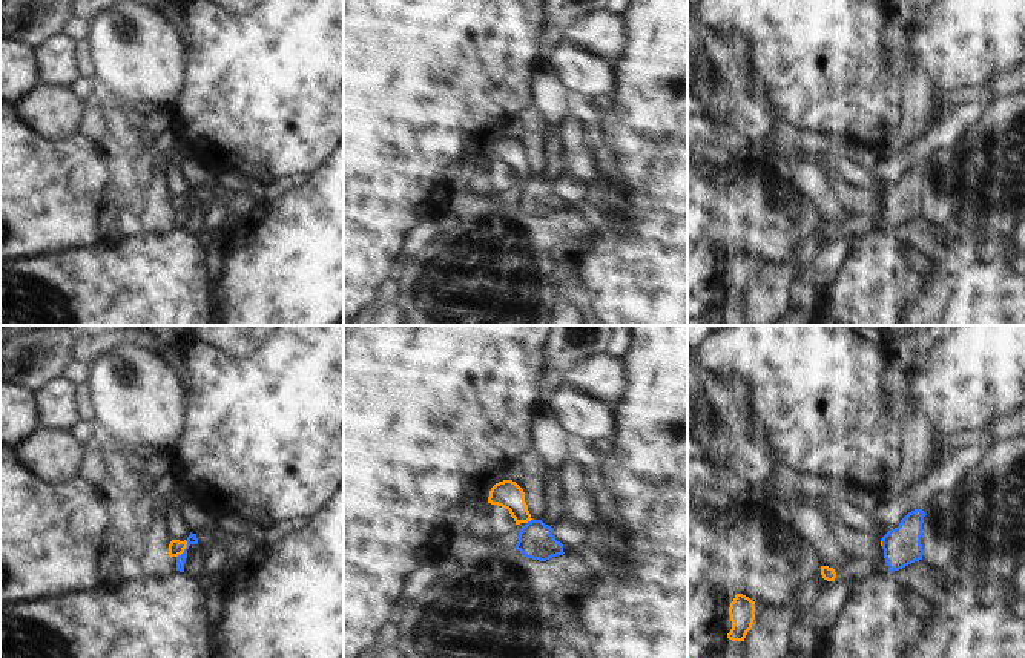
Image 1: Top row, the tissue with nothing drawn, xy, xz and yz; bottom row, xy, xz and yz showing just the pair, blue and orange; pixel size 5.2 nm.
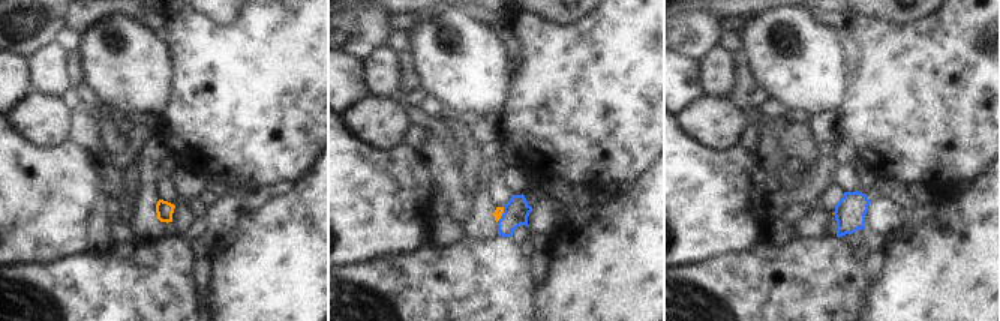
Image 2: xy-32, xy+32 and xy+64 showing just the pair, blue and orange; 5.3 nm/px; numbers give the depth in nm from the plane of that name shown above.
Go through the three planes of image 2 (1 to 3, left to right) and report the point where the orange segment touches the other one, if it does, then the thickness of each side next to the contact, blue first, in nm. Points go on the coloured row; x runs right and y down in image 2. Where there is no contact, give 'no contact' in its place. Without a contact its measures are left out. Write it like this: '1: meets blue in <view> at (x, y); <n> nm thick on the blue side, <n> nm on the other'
1: no contact
2: meets blue in xy+32 at (502, 215); 140 nm thick on the blue side, 50 nm on the other
3: no contact

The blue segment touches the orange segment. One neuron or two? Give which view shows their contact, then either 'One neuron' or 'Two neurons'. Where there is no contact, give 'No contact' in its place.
Touches blue in xy. Two neurons

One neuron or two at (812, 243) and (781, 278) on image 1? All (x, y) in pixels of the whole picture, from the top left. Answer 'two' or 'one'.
one

